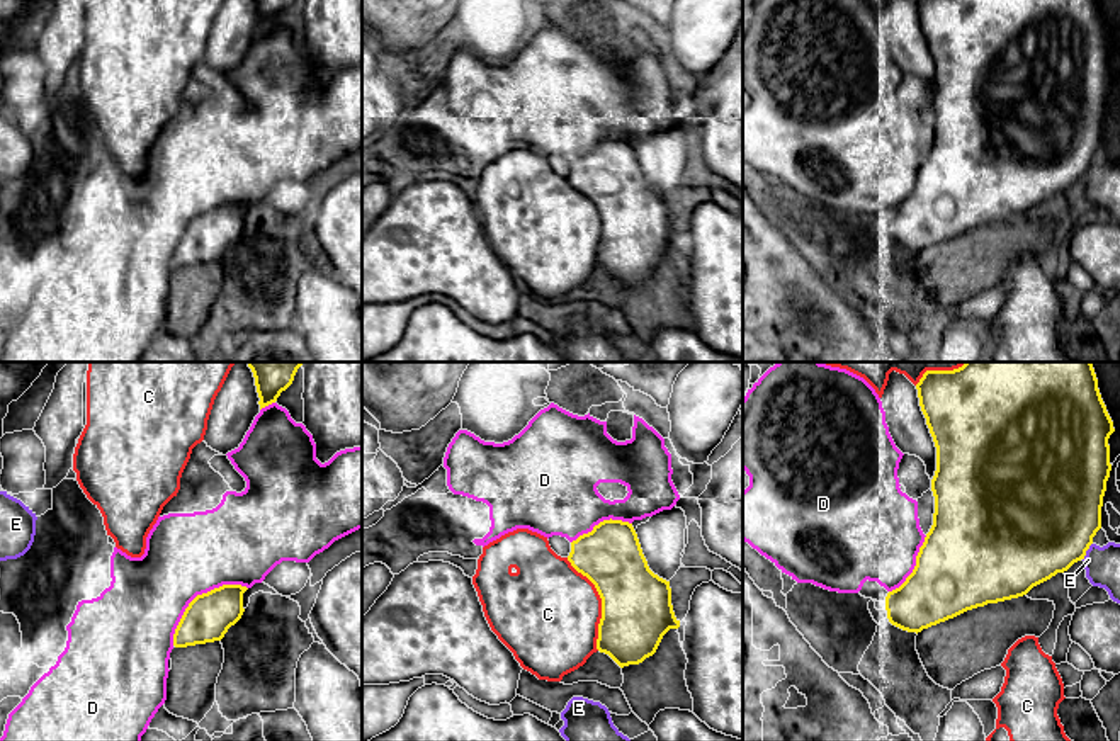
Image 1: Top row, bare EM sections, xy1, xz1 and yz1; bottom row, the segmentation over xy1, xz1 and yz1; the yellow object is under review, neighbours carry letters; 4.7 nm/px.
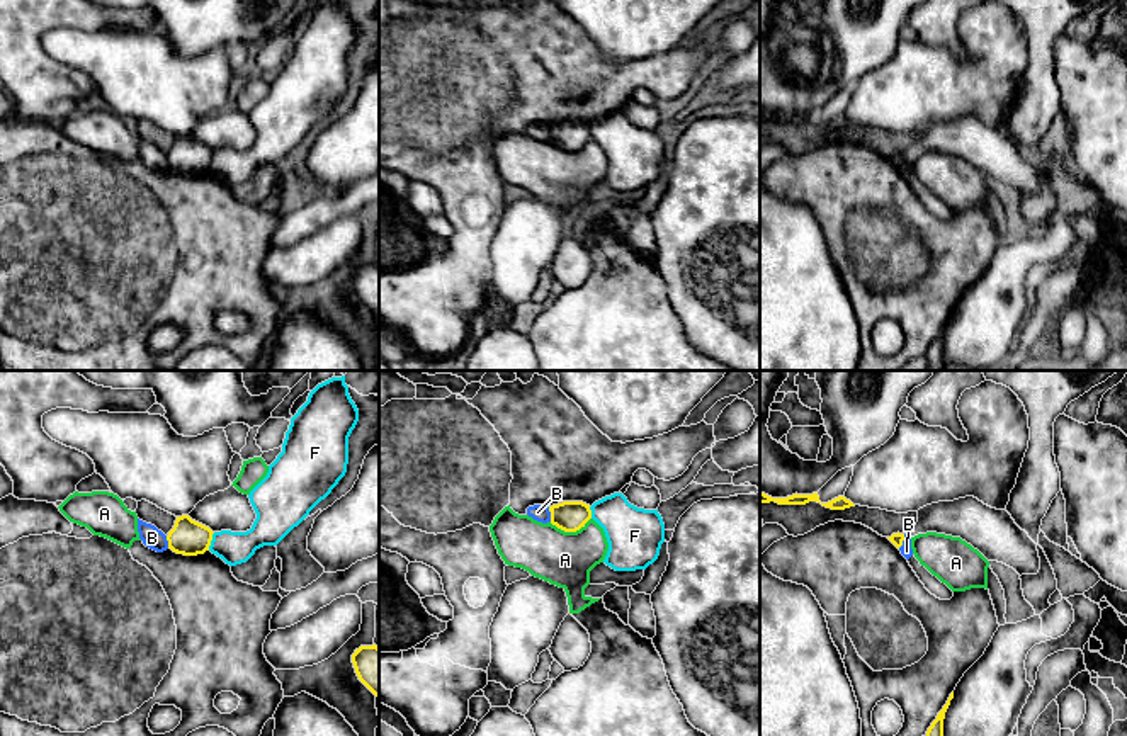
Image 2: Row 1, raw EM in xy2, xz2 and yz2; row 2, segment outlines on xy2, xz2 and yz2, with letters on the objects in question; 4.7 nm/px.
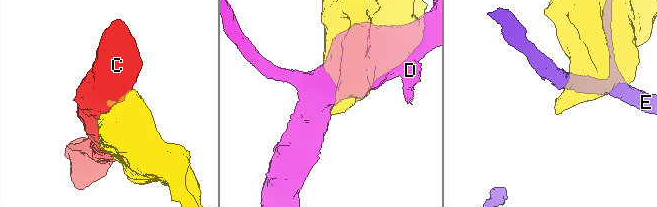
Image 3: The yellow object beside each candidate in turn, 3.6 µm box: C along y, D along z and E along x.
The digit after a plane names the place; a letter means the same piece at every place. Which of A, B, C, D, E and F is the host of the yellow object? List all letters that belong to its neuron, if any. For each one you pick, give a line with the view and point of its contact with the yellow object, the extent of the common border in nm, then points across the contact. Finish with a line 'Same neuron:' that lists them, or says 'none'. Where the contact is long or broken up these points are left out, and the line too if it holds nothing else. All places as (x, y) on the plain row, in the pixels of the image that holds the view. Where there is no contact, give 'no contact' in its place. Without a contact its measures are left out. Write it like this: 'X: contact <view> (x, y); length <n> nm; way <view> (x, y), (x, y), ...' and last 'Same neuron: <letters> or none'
Same neuron: none

